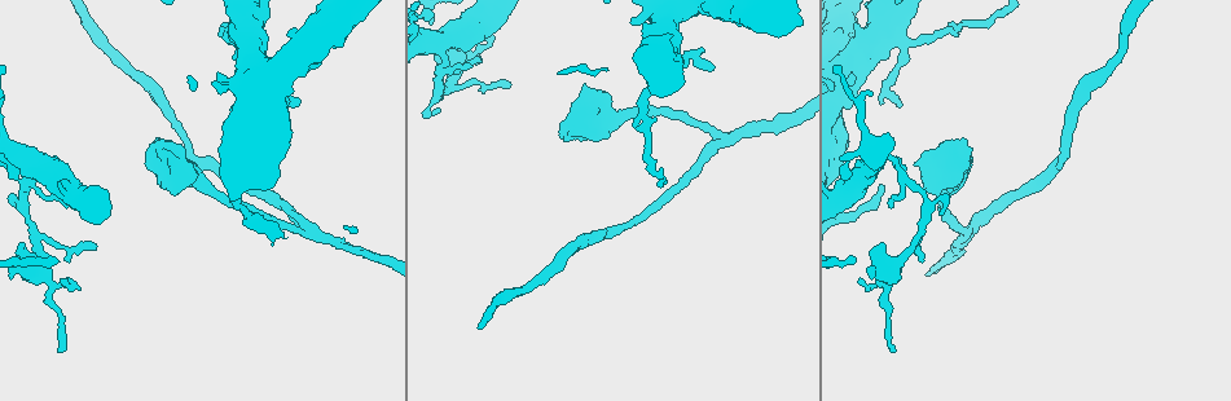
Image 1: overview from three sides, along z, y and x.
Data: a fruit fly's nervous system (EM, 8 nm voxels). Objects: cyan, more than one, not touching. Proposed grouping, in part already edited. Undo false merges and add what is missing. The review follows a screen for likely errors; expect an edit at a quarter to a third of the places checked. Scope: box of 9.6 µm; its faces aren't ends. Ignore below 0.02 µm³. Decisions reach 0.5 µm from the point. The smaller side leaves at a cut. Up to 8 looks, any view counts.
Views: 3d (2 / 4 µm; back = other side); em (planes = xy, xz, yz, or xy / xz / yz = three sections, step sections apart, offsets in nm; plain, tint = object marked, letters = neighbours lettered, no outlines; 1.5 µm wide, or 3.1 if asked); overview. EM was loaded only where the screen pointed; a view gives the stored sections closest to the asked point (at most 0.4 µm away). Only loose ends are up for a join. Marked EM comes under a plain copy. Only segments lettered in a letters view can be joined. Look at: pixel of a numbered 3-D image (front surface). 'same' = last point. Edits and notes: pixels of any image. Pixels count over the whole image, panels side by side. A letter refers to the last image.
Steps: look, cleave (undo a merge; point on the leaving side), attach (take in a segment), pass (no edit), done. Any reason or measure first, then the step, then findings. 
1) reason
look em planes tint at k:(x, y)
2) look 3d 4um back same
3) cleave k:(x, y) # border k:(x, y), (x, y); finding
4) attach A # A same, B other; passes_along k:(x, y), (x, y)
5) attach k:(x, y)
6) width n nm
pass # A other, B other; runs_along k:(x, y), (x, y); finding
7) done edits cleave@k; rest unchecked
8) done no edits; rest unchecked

thin end
look em yz step 4 letters at 1:(859, 280)

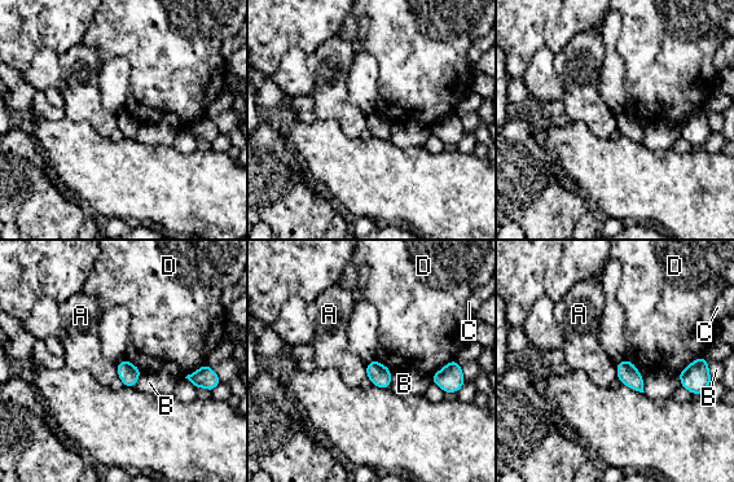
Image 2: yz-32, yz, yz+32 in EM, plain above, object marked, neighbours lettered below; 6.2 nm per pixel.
another direction
look em planes letters same

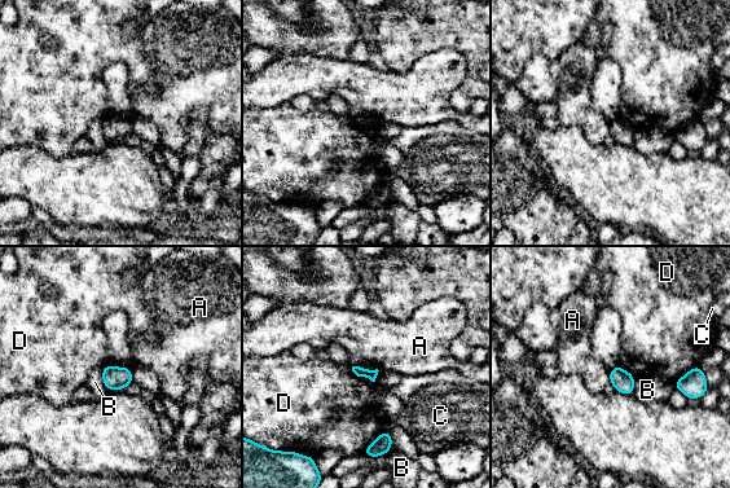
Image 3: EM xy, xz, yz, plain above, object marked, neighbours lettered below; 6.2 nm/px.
pass # A other, B other, C other, D other; border 3:(608, 370), (611, 383); no lettered segment goes on from it

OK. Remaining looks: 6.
tapers out
look 3d 2um at 1:(883, 187)

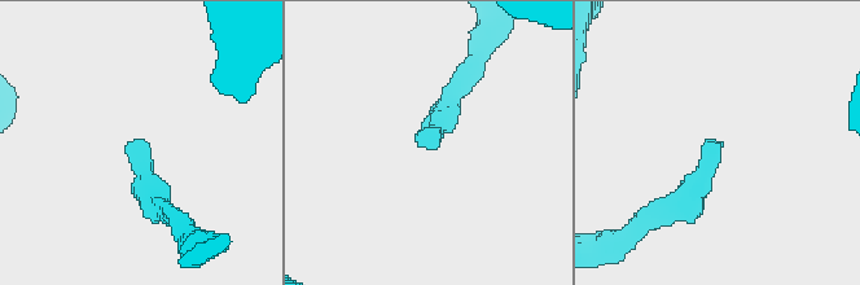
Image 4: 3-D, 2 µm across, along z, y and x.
look em xz step 4 tint at 4:(134, 141)

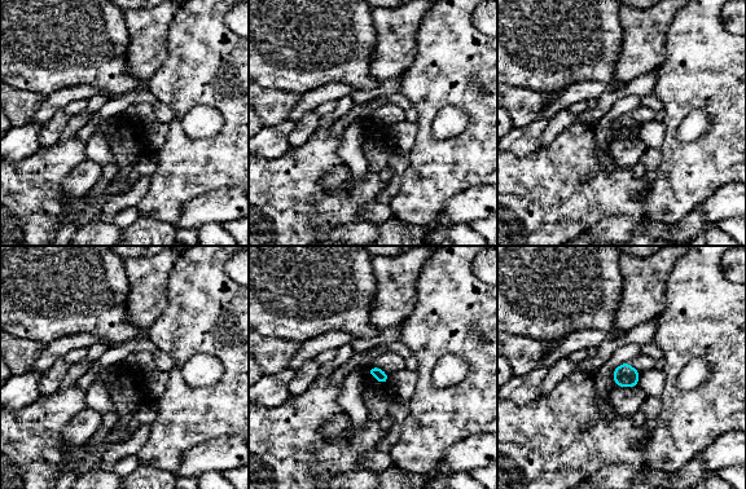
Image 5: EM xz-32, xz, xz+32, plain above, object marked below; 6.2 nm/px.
cut it another way
look em planes letters same

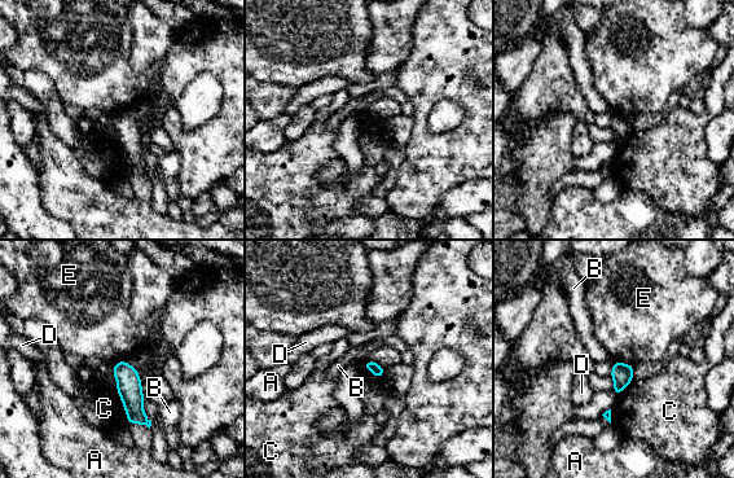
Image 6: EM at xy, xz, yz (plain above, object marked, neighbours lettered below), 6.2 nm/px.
pass # A other, B other, C other, D other, E other; runs_along 6:(121, 364), (133, 409), (145, 421); none of them fits

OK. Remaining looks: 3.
three-way junction
look em planes letters at 1:(31, 158)

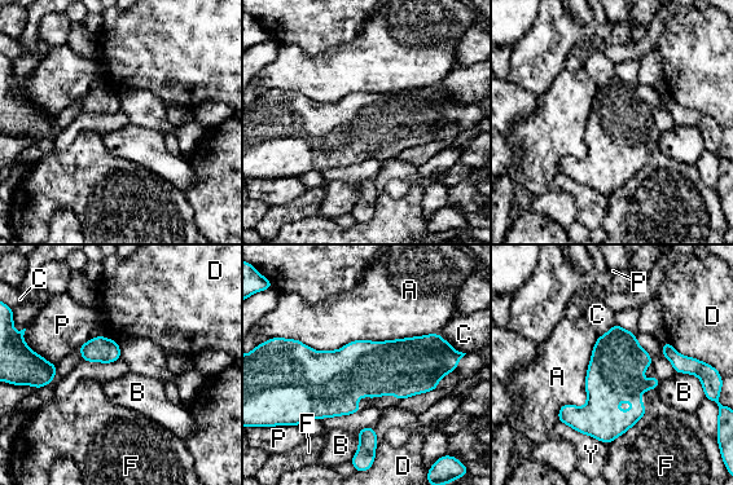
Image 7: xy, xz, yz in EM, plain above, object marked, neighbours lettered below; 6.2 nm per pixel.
width 360 nm
pass # A other, B other, C other, D other, F other, P other, Y other; one neuron here

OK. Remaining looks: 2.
a fork
look 3d 4um back at 1:(724, 142)

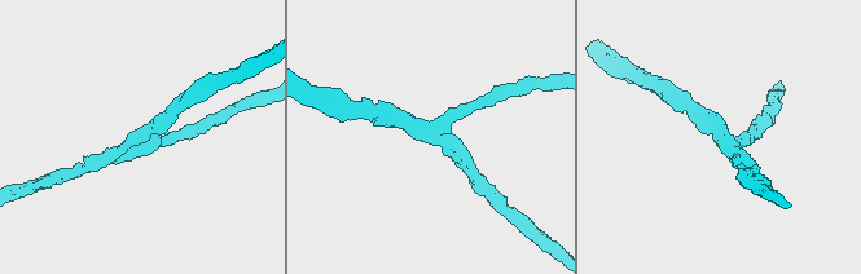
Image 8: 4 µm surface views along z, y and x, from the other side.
arms 3; arm_widths 170, 190, 220 nm
look em planes letters at 8:(146, 140)

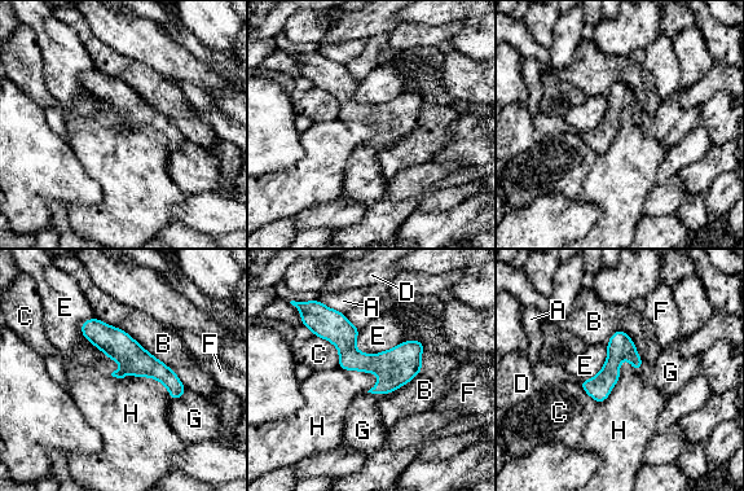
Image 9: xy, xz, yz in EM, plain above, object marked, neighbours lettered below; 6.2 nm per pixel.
longest_contact B 700 nm
pass # A other, B other, C other, D other, E other, F other, G other, H other; all the same neuron

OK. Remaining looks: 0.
done no edits; rest unchecked

